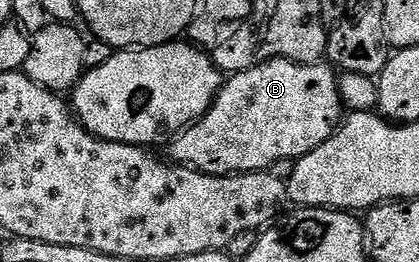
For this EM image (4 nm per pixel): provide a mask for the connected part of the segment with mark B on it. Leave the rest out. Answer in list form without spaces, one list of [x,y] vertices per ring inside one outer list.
[[[266,61],[247,73],[235,73],[219,89],[218,97],[206,114],[171,140],[174,142],[170,145],[169,160],[213,177],[266,171],[280,163],[280,159],[297,162],[299,157],[323,145],[343,120],[344,106],[338,81],[339,74],[326,63],[298,65],[295,61]]]

